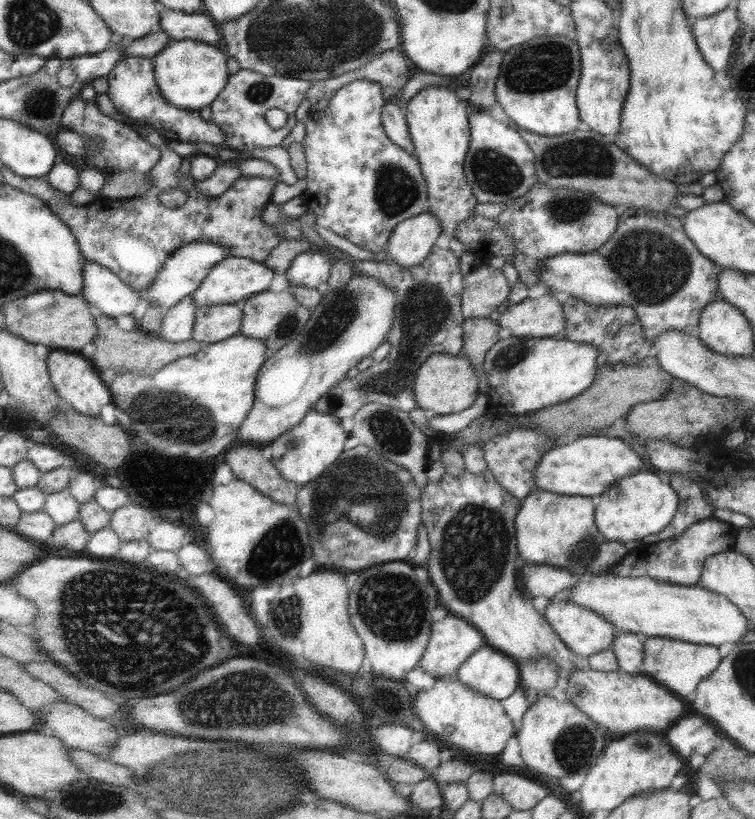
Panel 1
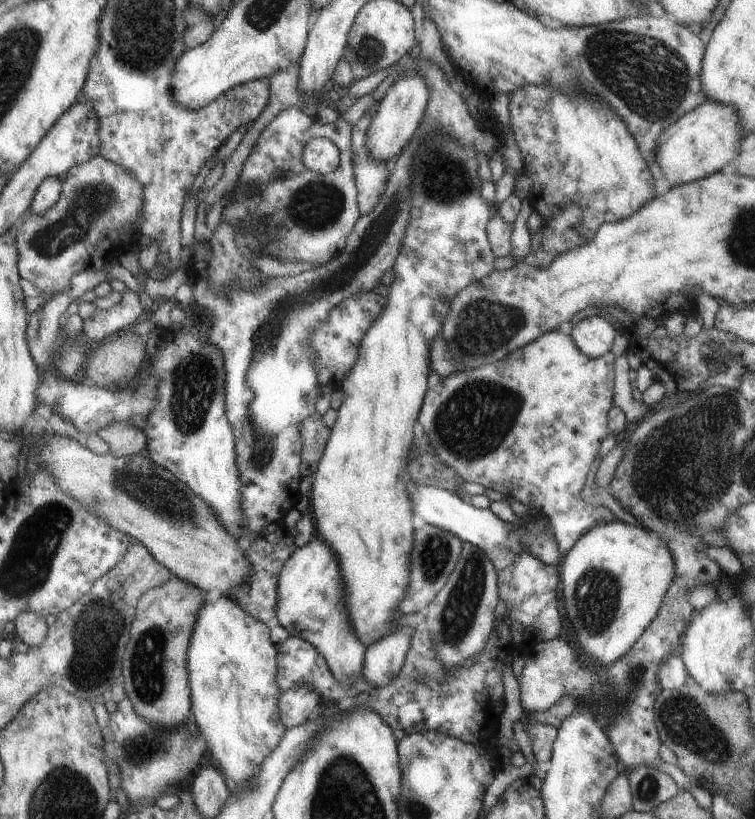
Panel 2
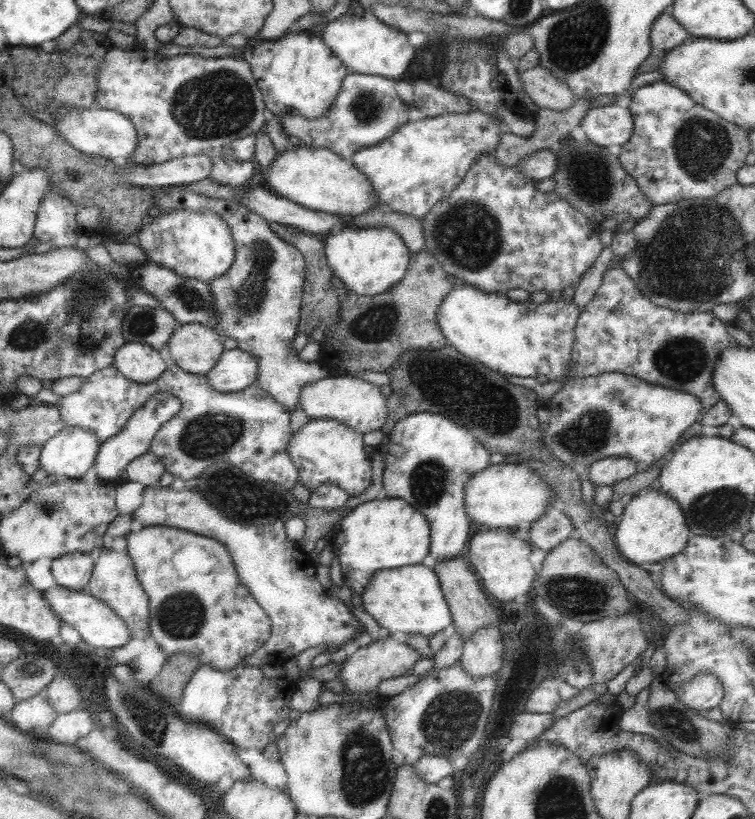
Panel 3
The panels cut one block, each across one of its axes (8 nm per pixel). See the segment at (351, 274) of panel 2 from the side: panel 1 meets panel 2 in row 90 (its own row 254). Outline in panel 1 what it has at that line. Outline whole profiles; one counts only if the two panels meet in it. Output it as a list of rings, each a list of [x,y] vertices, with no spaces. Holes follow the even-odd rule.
[[[432,247],[426,261],[410,269],[402,269],[390,260],[351,260],[355,264],[354,270],[360,275],[381,282],[395,292],[397,303],[394,307],[394,320],[390,332],[386,334],[386,342],[392,348],[382,362],[373,364],[366,370],[354,371],[339,380],[318,399],[313,410],[342,418],[354,416],[365,404],[378,403],[409,413],[419,408],[413,393],[413,380],[418,367],[433,354],[459,355],[463,346],[463,276],[460,274],[458,256],[451,250]]]

